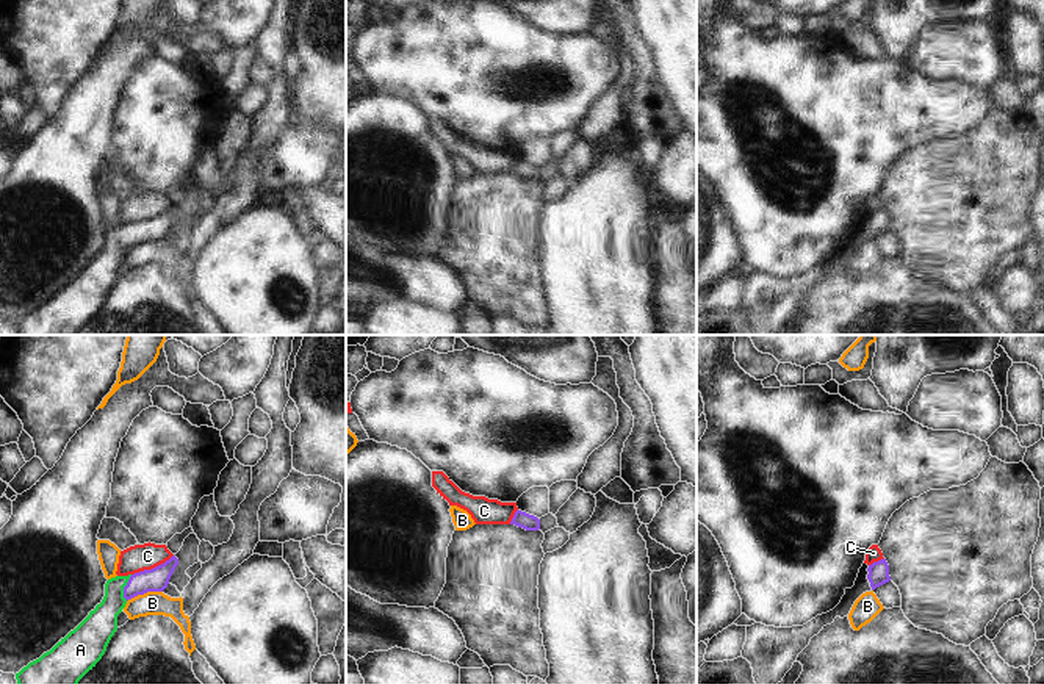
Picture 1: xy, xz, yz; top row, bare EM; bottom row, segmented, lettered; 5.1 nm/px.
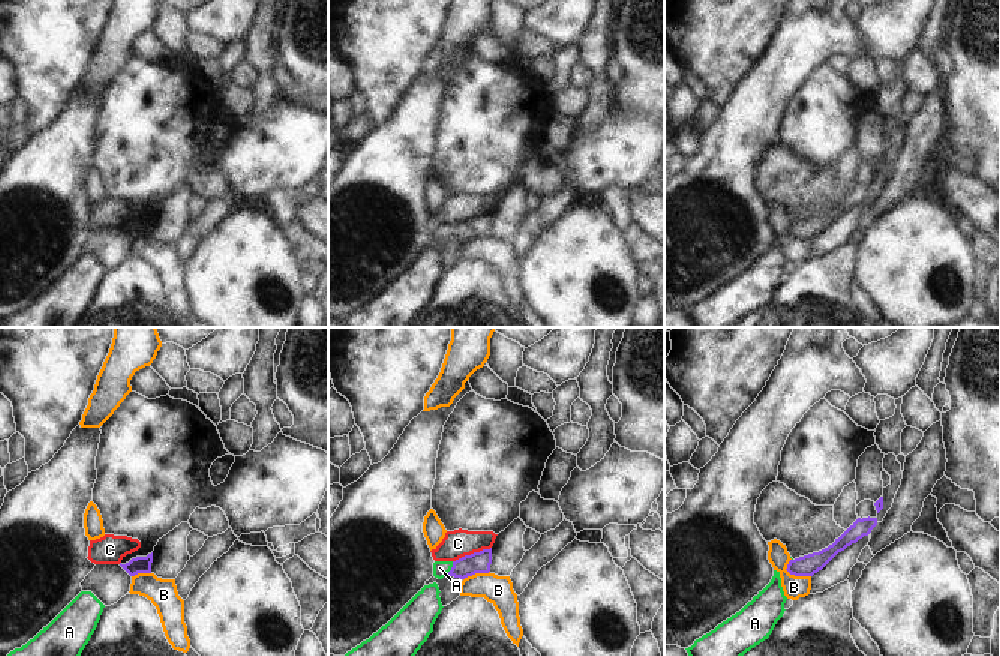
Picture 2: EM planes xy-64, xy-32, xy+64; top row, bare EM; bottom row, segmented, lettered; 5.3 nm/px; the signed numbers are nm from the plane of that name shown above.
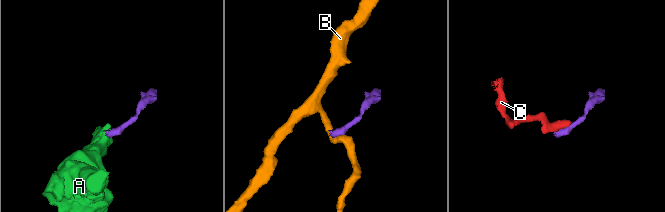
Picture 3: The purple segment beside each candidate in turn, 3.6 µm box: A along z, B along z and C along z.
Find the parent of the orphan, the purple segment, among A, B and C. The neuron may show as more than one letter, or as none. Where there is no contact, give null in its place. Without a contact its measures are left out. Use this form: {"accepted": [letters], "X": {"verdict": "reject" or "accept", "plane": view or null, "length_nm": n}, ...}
{"accepted": ["A"], "A": {"verdict": "accept", "plane": "xy", "length_nm": 140}, "B": {"verdict": "reject", "plane": "xy", "length_nm": 190}, "C": {"verdict": "reject", "plane": "xy", "length_nm": 240}}

